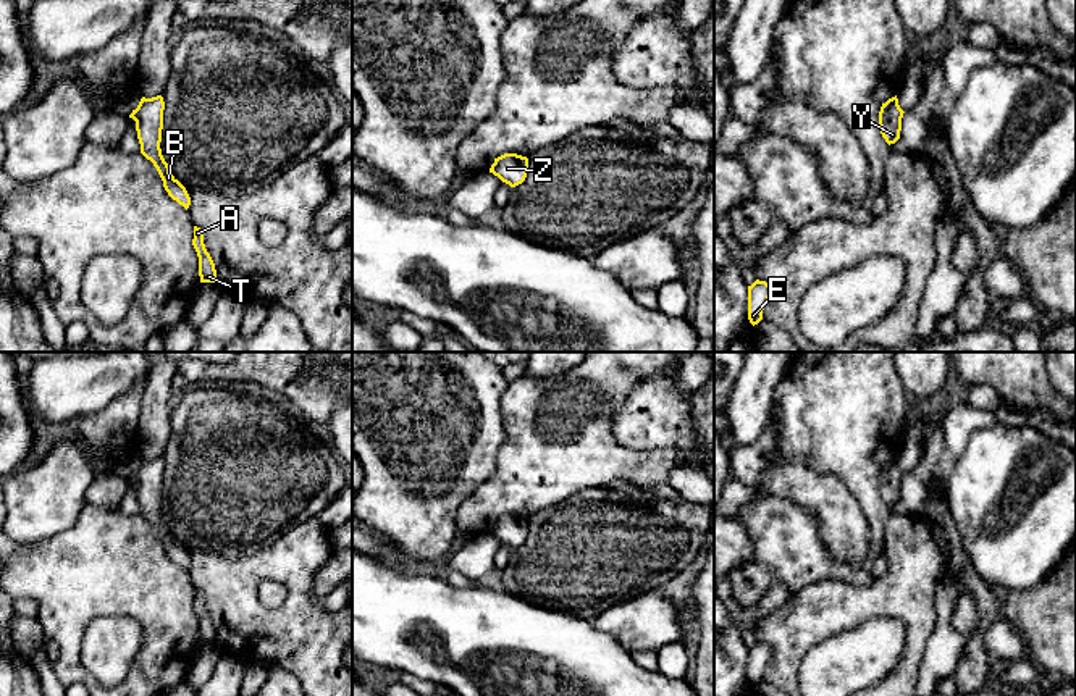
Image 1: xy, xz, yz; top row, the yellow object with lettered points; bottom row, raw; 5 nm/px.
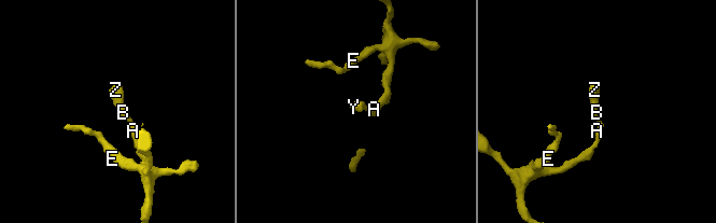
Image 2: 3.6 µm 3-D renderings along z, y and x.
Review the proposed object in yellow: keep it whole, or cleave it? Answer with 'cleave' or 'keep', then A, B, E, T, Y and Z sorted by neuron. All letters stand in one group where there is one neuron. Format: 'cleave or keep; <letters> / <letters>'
keep; A B E T Y Z

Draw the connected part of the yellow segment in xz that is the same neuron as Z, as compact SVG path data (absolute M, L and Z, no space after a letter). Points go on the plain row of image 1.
M504 515L494 520L490 535L498 538L502 544L515 549L527 539L528 520L517 515Z

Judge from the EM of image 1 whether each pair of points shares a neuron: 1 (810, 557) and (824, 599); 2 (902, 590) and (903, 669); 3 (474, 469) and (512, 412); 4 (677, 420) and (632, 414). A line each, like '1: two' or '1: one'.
1: two
2: one
3: two
4: one

